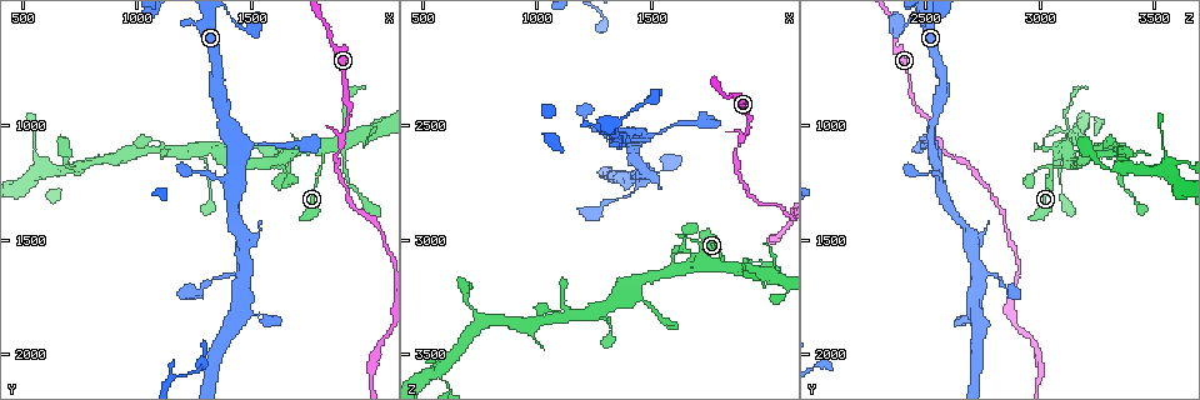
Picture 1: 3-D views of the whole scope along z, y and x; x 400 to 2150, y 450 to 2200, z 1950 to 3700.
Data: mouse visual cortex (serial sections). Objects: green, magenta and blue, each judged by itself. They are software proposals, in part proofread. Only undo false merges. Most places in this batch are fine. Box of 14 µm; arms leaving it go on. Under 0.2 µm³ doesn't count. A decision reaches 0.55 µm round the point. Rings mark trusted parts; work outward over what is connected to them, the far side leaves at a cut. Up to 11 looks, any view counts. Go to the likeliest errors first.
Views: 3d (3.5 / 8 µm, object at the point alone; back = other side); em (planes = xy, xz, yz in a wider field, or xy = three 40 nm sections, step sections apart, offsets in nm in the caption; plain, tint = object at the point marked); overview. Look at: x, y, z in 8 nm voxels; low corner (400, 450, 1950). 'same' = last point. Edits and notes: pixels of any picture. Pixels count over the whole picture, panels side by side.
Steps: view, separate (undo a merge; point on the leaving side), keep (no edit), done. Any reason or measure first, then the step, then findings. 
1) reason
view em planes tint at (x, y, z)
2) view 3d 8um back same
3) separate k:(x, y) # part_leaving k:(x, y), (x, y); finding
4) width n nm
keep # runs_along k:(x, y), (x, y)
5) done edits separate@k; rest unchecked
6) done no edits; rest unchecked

narrows sharply
view 3d 8um at (1880, 1100, 2580)

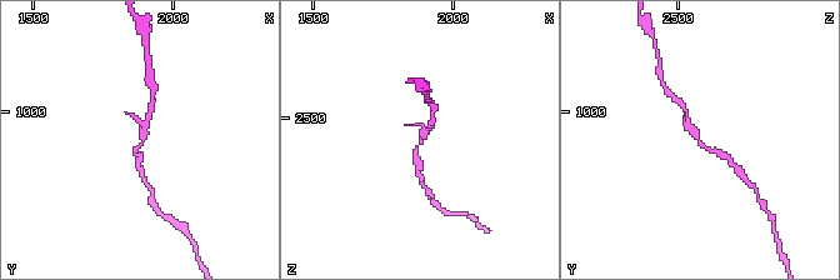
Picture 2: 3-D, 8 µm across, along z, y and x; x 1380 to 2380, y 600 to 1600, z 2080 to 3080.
zoom in
view 3d 3.5um at (1890, 1110, 2590)

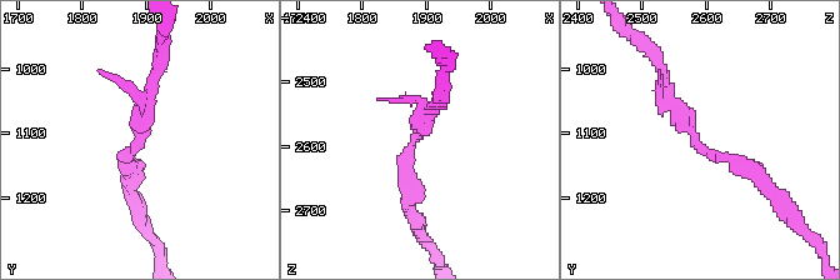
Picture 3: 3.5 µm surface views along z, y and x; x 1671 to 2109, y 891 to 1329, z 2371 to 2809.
arm_widths 150, 250 nm; now the EM
view em xy step 1 tint at (1885, 1110, 2590)

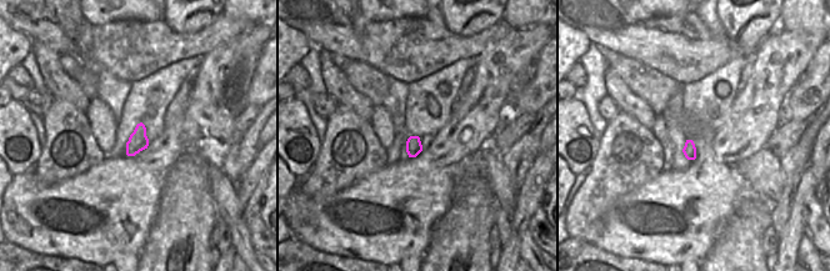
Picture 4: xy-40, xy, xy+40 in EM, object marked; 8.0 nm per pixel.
keep # runs_along 3:(663, 73), (704, 149), (765, 184); all the same cell

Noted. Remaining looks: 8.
branch point
view 3d 8um at (1410, 1040, 2530)

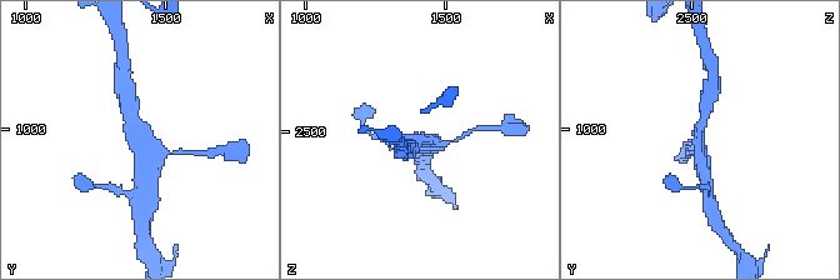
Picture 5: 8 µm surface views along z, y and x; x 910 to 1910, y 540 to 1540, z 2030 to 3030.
view em planes tint at (1420, 1030, 2530)

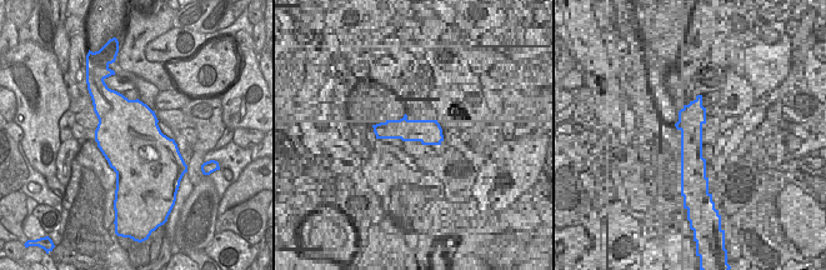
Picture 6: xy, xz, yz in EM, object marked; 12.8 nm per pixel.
width 800 nm
keep # runs_along 5:(128, 106), (141, 133), (143, 175); all the same cell

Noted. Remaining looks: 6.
view 3d 3.5um at (1620, 1180, 3040)

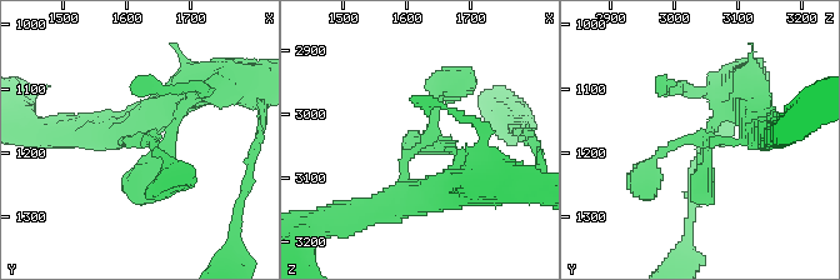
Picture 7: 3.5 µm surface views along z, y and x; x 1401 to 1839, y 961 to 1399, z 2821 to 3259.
view em xy step 1 tint at (1635, 1185, 3035)

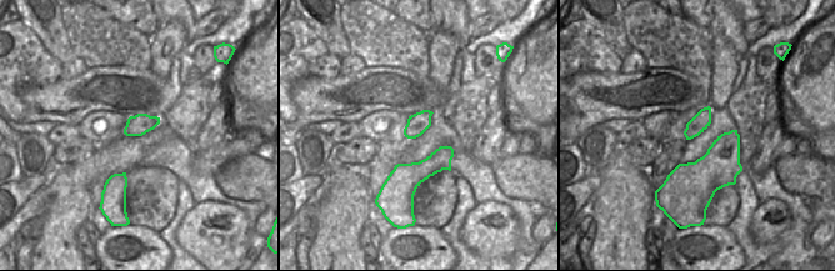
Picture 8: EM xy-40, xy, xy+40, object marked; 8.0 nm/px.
view em xy step 5 tint same

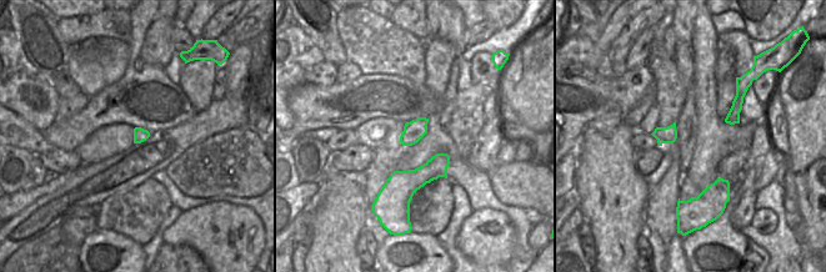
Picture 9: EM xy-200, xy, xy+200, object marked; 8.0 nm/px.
width 170 nm
keep # runs_along 7:(136, 124), (163, 185); one cell here

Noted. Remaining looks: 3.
sharp bend
view 3d 3.5um at (2060, 1020, 3180)

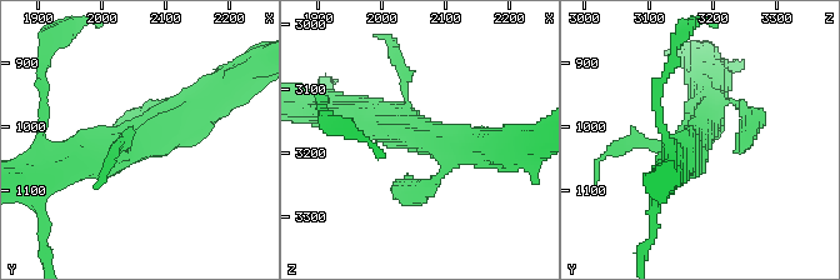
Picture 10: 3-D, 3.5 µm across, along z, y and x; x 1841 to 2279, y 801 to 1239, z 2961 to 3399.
shape alone is not enough
view em xy step 3 tint at (2070, 1020, 3170)

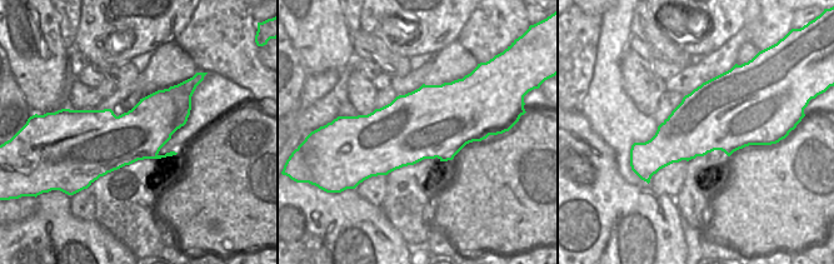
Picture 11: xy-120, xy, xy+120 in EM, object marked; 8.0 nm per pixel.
keep # runs_along 10:(354, 115), (445, 148), (445, 170), (423, 189); all the same cell

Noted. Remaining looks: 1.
done no edits; rest unchecked

